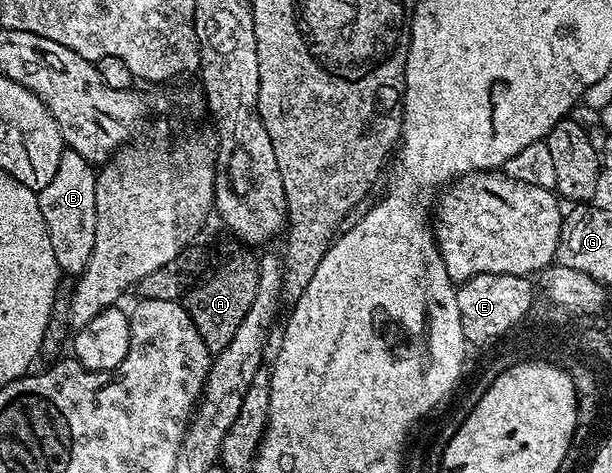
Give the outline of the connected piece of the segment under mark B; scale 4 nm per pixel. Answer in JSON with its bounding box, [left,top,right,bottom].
[39,151,96,278]

